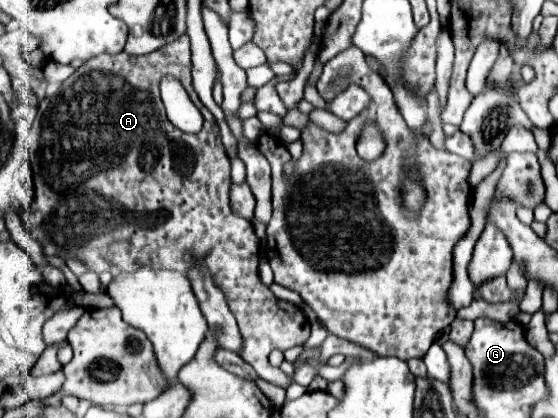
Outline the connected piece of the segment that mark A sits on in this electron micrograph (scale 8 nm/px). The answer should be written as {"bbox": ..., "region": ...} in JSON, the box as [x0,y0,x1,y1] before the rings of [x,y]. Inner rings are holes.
{"bbox":[22,36,310,388],"region":[[[180,36],[176,42],[146,56],[120,52],[100,54],[84,62],[62,84],[58,94],[42,100],[38,106],[38,114],[32,124],[36,144],[30,152],[30,164],[32,170],[44,174],[46,180],[38,182],[38,196],[34,204],[24,210],[22,220],[30,236],[42,244],[46,254],[58,254],[60,258],[76,256],[94,272],[110,272],[112,276],[118,276],[120,272],[134,272],[140,266],[186,272],[196,260],[208,266],[216,284],[222,288],[242,334],[239,355],[248,364],[254,364],[252,368],[262,380],[286,388],[292,378],[280,368],[272,368],[268,354],[272,350],[284,352],[288,348],[302,346],[310,338],[310,322],[298,306],[278,300],[272,290],[260,282],[258,238],[254,234],[254,226],[236,216],[230,208],[230,162],[214,116],[192,88],[190,72],[192,62],[188,36]],[[168,74],[184,84],[192,102],[202,112],[204,126],[198,134],[186,134],[174,128],[166,118],[158,84]]]}

